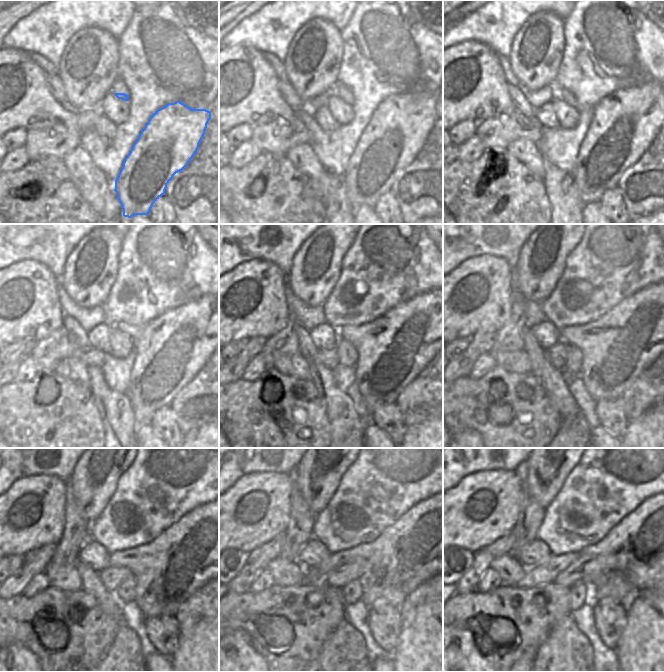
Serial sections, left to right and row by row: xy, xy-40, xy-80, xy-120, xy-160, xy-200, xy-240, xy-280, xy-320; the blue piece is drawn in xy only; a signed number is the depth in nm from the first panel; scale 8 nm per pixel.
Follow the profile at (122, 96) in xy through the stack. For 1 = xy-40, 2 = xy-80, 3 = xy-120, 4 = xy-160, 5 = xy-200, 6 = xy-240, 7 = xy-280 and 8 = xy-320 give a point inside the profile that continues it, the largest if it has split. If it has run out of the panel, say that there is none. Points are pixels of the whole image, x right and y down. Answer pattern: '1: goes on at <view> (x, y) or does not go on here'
1: goes on at xy-40 (346, 97)
2: goes on at xy-80 (569, 98)
3: goes on at xy-120 (172, 348)
4: goes on at xy-160 (393, 349)
5: goes on at xy-200 (616, 348)
6: goes on at xy-240 (197, 548)
7: goes on at xy-280 (422, 543)
8: goes on at xy-320 (646, 543)

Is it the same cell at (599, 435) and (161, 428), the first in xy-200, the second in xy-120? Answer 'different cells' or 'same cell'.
different cells

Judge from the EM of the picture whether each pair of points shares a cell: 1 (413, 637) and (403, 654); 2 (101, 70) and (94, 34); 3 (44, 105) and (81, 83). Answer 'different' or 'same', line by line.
1: same
2: same
3: different

